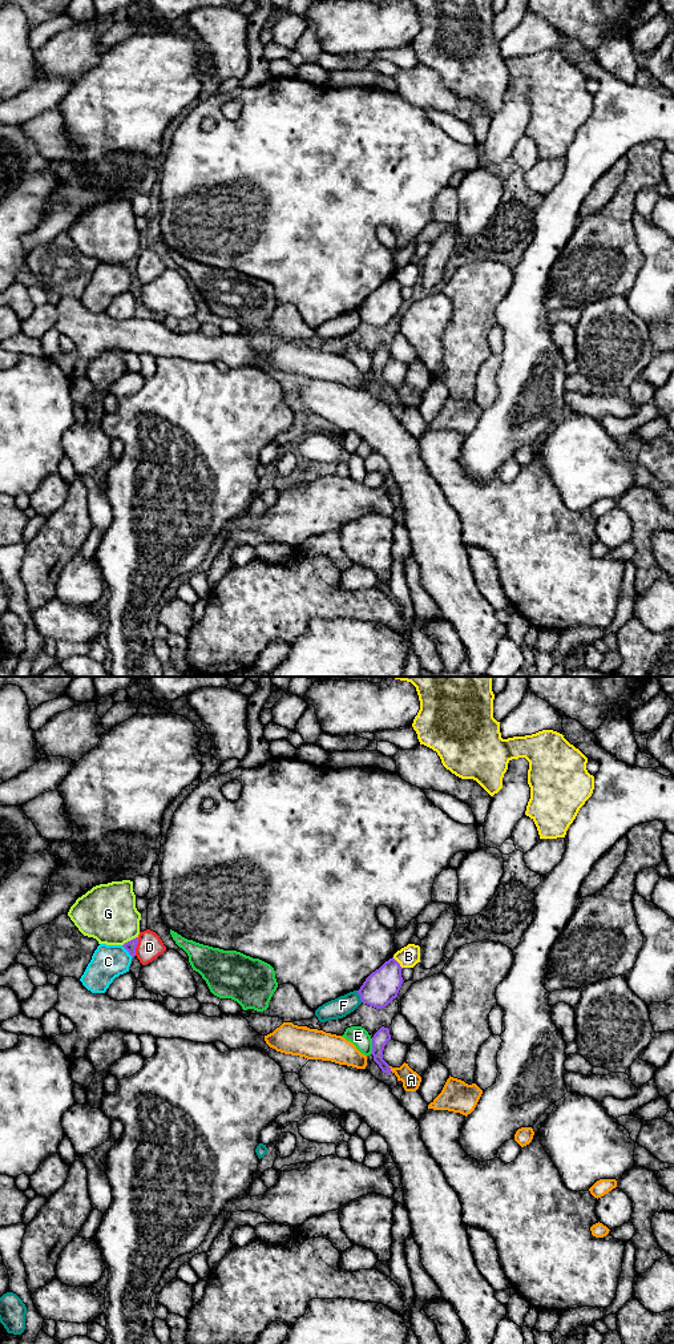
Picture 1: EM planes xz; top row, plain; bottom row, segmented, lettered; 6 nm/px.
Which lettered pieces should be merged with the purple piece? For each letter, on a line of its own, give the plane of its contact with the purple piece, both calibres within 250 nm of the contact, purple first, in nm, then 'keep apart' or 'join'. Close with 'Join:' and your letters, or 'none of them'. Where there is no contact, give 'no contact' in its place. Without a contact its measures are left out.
A: xz | 90/110 nm | keep apart
B: xz | 200/130 nm | keep apart
C: xz | 70/200 nm | keep apart
D: xz | 70/150 nm | keep apart
E: xz | 90/110 nm | keep apart
F: xz | 200/120 nm | keep apart
G: xz | 70/340 nm | keep apart
Join: none of them

